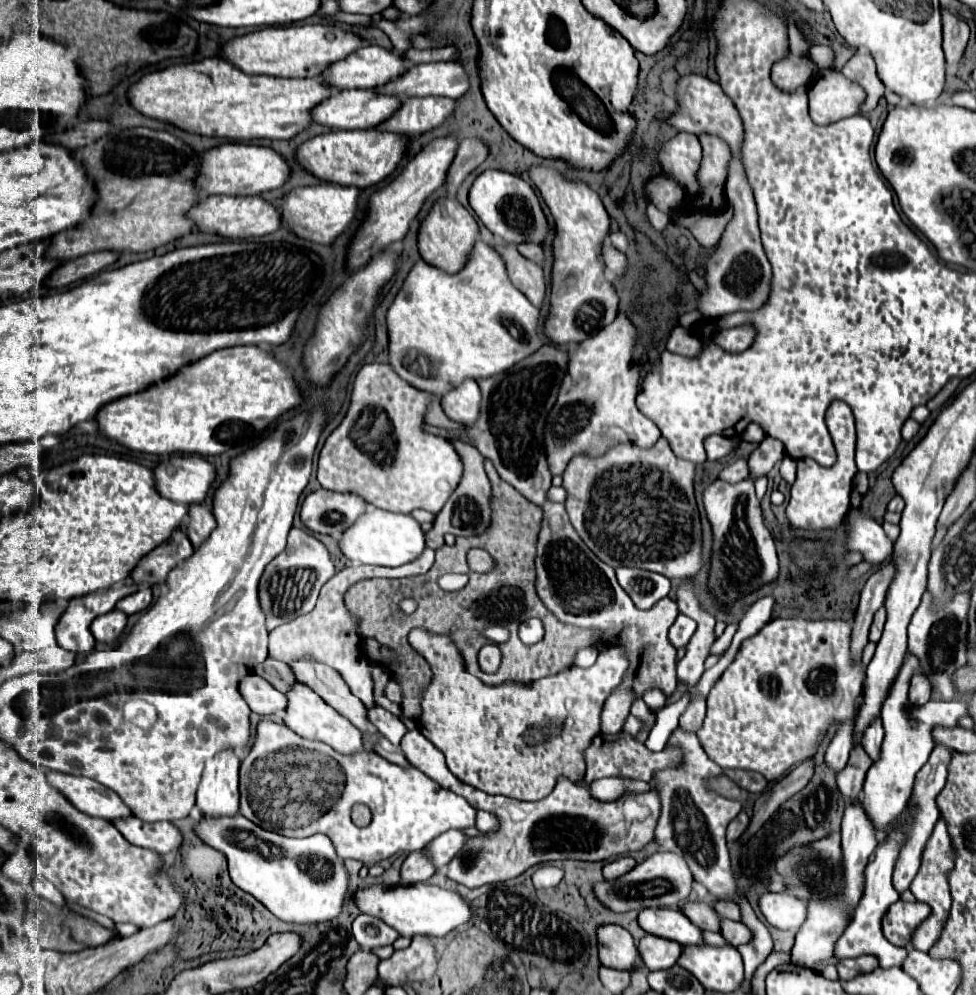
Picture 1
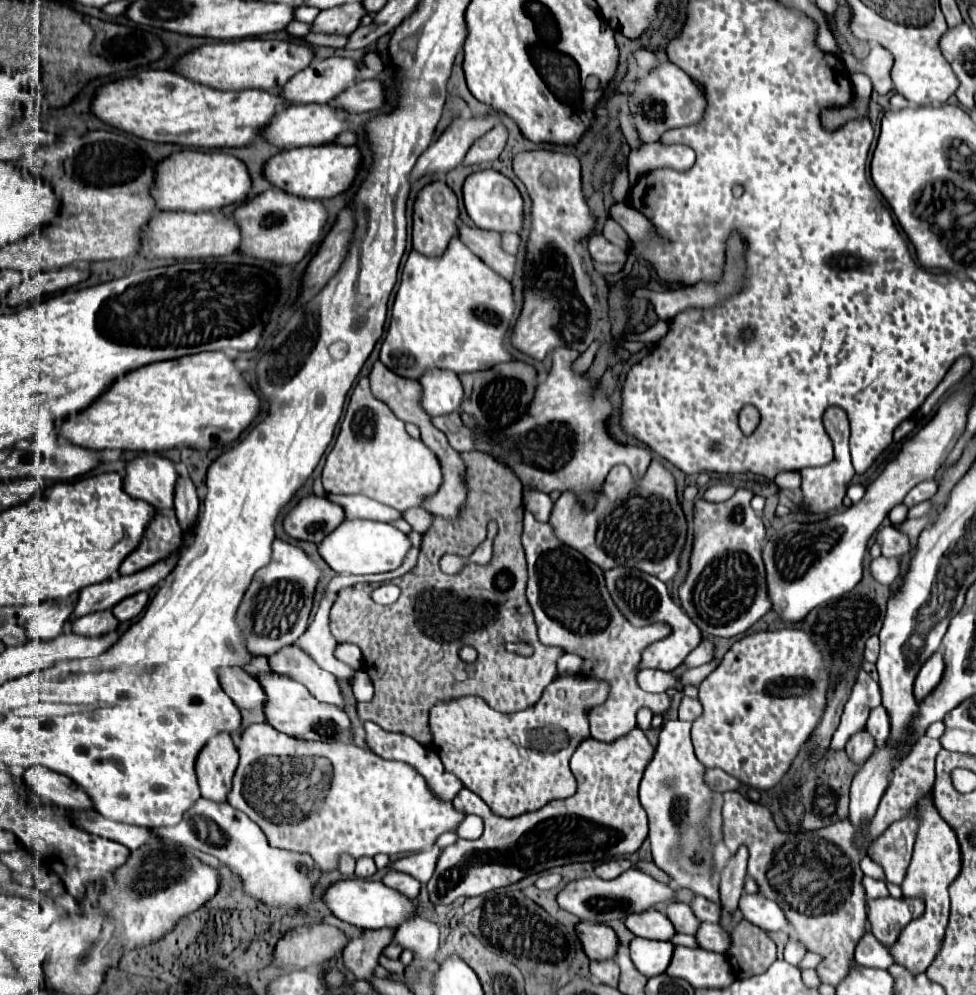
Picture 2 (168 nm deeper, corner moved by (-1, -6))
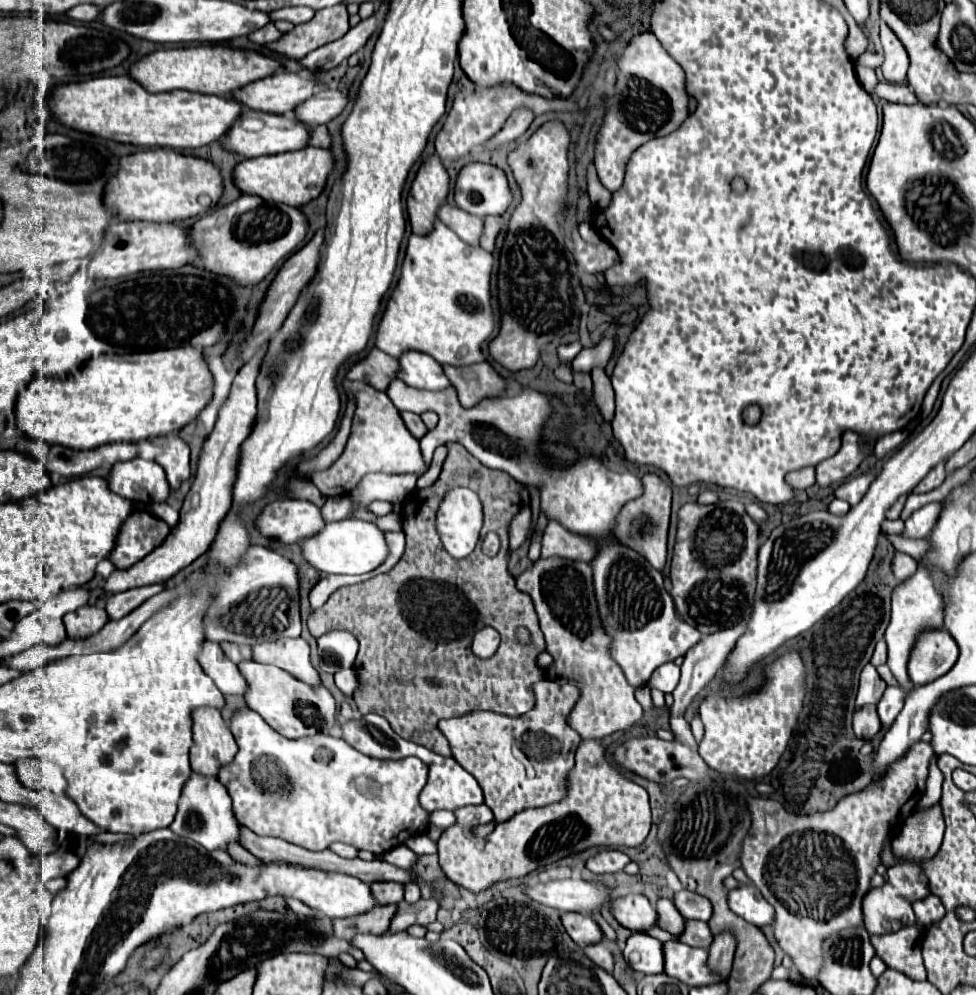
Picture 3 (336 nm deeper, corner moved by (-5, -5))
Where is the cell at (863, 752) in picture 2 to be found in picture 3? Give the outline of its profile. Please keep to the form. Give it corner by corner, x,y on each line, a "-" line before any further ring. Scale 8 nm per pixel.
864,706
858,712
854,712
854,734
862,740
872,740
878,730
880,730
880,722
878,722
878,714
876,714
876,706

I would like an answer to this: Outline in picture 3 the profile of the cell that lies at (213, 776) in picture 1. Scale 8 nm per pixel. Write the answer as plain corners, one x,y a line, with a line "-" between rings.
202,708
194,712
194,746
190,766
196,774
216,778
220,768
230,764
238,752
236,740
218,710

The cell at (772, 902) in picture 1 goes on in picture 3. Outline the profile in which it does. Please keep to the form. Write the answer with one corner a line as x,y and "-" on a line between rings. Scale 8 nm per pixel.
742,884
736,890
728,892
728,906
734,914
742,916
746,922
758,928
774,924
774,906
754,884

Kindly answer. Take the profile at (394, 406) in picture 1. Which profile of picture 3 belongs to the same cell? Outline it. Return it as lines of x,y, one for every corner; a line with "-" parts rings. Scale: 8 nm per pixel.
344,382
346,392
356,396
356,412
352,420
352,432
340,458
324,472
316,472
312,482
324,496
340,496
352,492
368,472
384,474
424,474
428,470
418,440
408,432
398,408
384,394
368,386
366,382

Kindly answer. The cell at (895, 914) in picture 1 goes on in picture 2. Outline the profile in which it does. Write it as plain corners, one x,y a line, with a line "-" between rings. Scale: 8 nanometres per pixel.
886,897
872,899
868,903
868,923
870,933
884,945
890,947
898,939
900,931
924,911
922,897

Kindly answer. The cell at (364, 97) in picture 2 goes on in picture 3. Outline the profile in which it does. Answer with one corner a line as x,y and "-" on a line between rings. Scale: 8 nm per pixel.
320,90
306,106
298,108
298,118
302,122
310,122
310,126
328,124
332,118
340,116
348,104
348,92
346,90

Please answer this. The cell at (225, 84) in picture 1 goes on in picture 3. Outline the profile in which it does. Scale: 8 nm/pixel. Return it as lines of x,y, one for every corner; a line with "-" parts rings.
102,76
54,88
50,108
62,124
80,132
134,146
168,146
174,150
186,150
222,140
246,106
234,98
188,90
150,94
130,76

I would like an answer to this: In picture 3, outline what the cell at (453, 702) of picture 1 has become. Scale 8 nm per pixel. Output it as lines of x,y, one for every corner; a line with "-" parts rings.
542,680
534,684
534,694
534,708
518,718
472,710
464,716
438,722
440,732
450,742
454,760
478,780
484,802
494,812
498,824
526,808
560,802
568,794
568,774
574,768
574,752
582,742
580,734
570,728
568,716
578,702
580,688
576,684

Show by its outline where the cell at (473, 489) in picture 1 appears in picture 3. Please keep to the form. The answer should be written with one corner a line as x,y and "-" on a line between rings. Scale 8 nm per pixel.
372,348
372,352
364,360
356,362
348,372
348,380
368,382
372,388
380,392
386,392
390,382
396,378
398,378
398,362
388,354
382,354
382,350
378,348

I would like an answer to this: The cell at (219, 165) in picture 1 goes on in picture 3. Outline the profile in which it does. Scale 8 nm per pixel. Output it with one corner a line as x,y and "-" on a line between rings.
154,148
122,158
118,174
106,186
104,202
116,214
116,220
178,222
204,216
216,206
222,194
222,174
210,160
184,156
172,148

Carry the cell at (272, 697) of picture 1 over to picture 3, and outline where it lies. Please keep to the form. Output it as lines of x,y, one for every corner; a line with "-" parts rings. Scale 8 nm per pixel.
208,642
206,646
202,646
200,662
222,694
240,694
240,696
246,694
248,690
246,678
242,676
240,668
224,656
220,644

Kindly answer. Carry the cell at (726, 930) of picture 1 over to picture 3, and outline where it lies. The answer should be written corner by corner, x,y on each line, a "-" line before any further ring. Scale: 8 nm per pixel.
688,920
686,922
686,934
680,934
680,940
684,944
690,944
690,946
710,948
710,944
712,944
712,930
710,930
708,922

